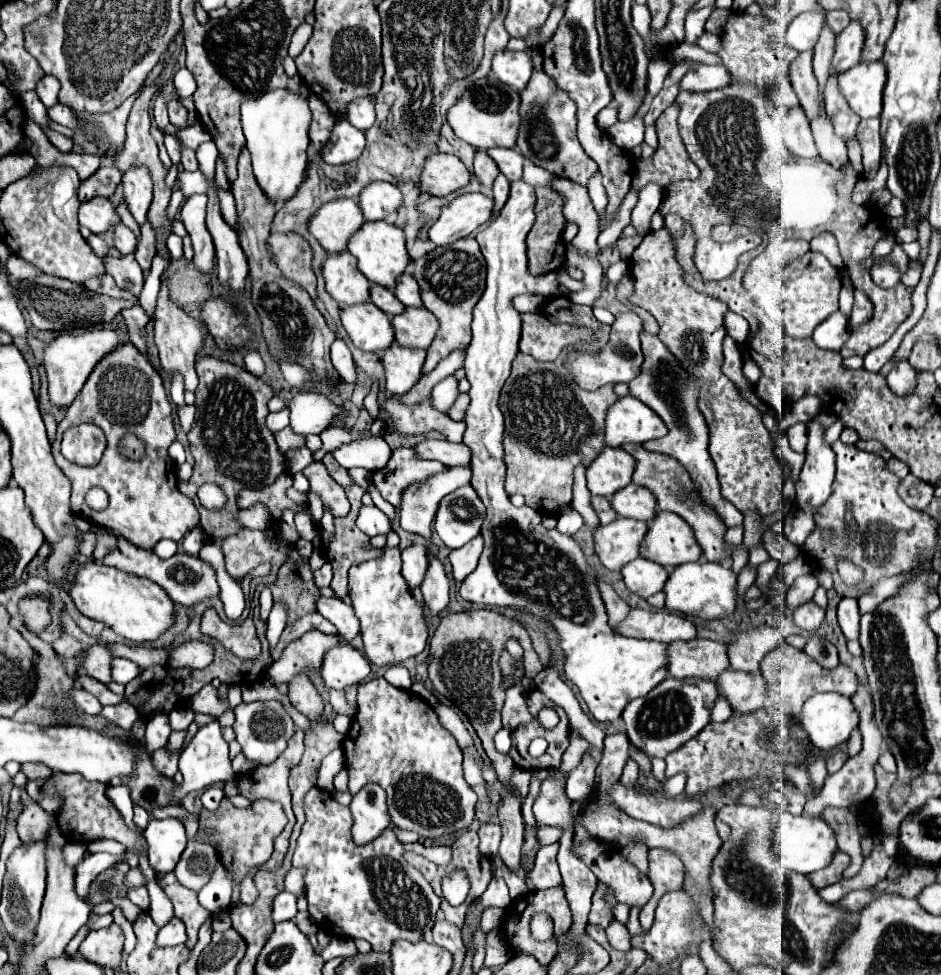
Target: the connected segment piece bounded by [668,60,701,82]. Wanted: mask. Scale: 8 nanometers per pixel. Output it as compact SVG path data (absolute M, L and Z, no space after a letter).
M686 60L684 64L673 67L668 74L668 77L673 81L680 81L682 77L692 69L691 66L695 66L697 64L701 63L691 62L689 60L687 62Z

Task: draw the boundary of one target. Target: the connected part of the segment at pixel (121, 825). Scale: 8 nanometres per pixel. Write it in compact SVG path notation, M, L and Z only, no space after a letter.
M54 773L48 777L42 785L42 793L46 795L58 795L62 797L62 809L58 813L58 825L64 837L70 843L90 843L96 839L116 839L124 843L126 847L132 847L138 843L138 835L126 827L126 823L120 819L118 809L112 805L112 801L106 797L106 785L98 781L86 781L80 777L80 773Z

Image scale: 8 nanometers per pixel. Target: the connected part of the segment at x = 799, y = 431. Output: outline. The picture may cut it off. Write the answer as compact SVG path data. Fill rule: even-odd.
M796 423L796 425L792 425L788 431L786 431L786 435L788 435L789 445L794 451L804 451L806 449L806 439L808 439L808 429L806 429L806 423Z

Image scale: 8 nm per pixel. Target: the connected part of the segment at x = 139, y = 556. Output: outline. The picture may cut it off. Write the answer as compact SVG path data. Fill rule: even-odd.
M120 539L118 549L104 557L104 565L110 565L110 567L116 567L116 569L120 569L124 573L146 577L146 579L158 583L170 595L170 599L174 603L186 605L186 607L192 607L192 605L208 599L208 597L218 597L218 593L220 593L218 583L216 583L214 567L208 565L206 561L202 561L200 557L194 557L194 555L188 555L188 553L176 553L174 557L162 561L152 551L140 549L140 547L132 545L130 541Z

